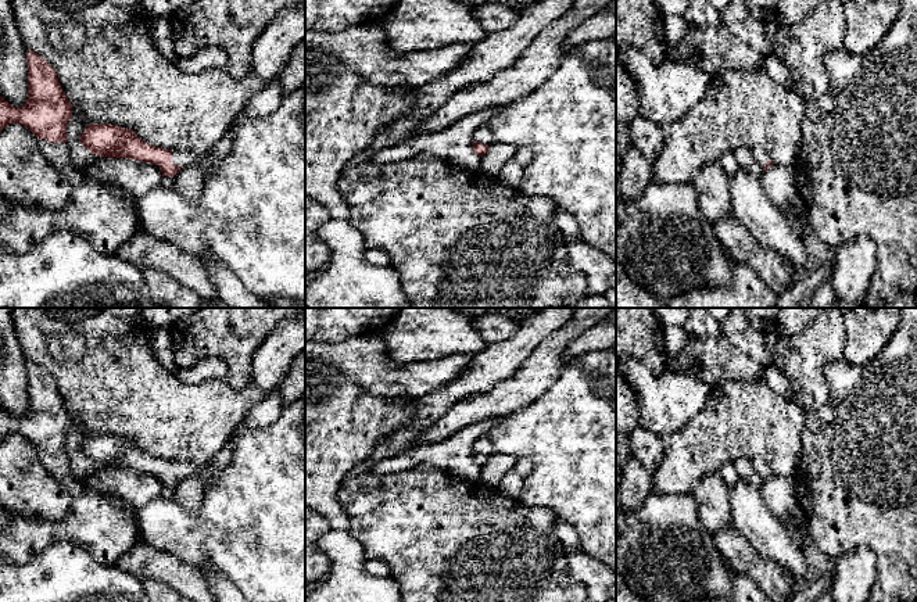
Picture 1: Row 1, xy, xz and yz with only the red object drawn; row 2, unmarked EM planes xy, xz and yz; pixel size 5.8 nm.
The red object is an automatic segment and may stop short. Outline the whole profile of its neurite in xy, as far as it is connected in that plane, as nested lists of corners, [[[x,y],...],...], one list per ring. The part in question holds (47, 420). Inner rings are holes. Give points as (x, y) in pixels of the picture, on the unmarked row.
[[[26,361],[26,375],[29,399],[26,413],[15,419],[0,406],[0,441],[15,433],[26,437],[37,449],[67,454],[72,416],[54,379],[32,361]]]

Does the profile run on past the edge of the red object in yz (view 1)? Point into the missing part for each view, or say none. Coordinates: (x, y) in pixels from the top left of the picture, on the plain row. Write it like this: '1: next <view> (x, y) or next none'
1: next yz (759, 465)

